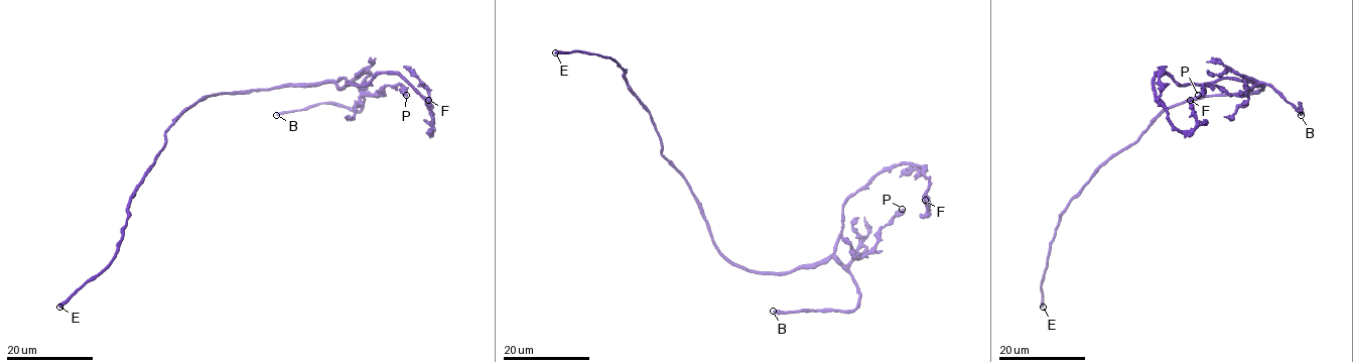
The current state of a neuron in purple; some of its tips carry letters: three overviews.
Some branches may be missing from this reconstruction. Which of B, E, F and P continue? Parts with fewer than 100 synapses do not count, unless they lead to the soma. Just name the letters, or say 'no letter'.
B

